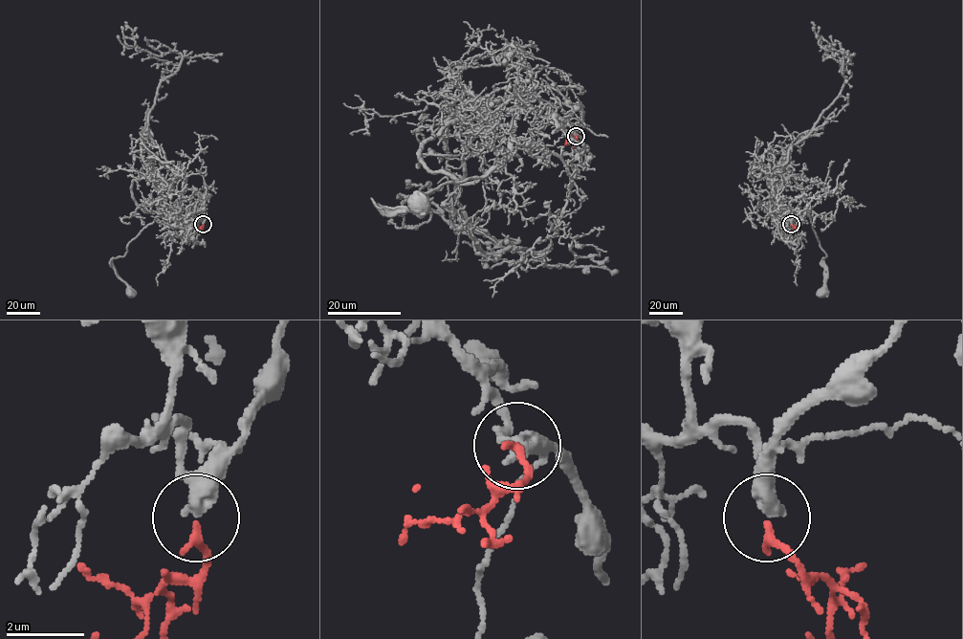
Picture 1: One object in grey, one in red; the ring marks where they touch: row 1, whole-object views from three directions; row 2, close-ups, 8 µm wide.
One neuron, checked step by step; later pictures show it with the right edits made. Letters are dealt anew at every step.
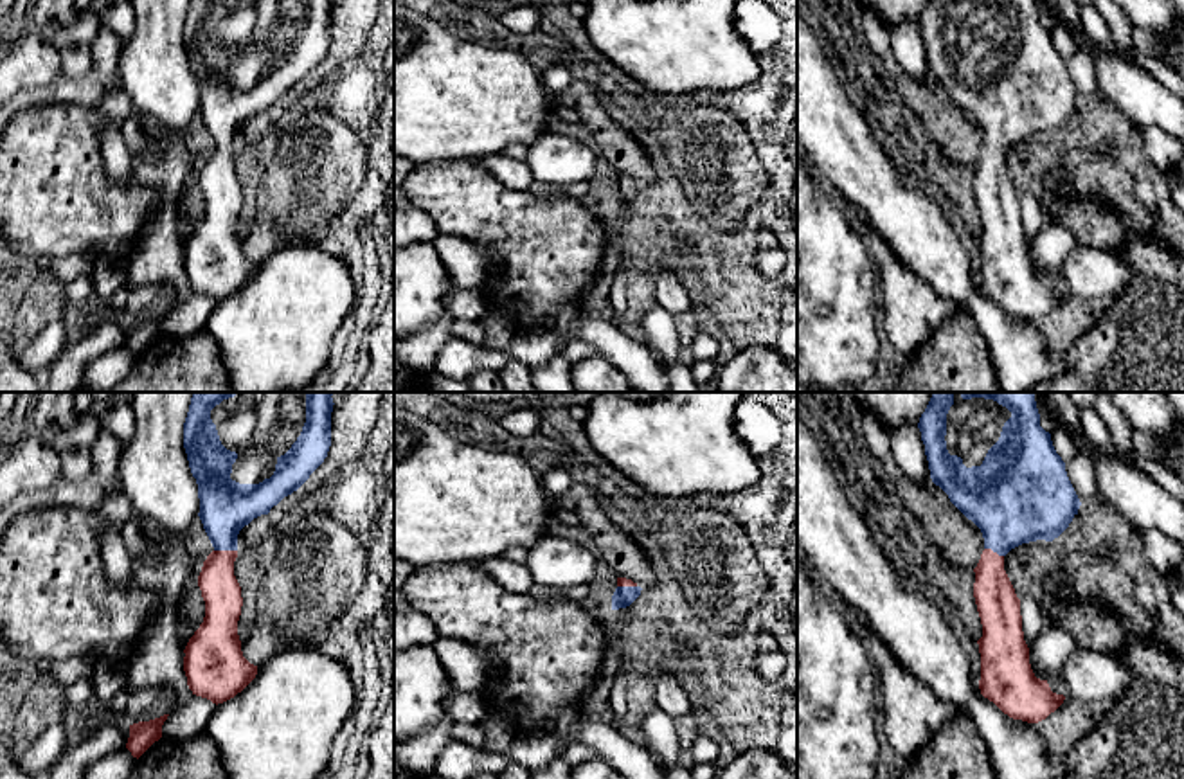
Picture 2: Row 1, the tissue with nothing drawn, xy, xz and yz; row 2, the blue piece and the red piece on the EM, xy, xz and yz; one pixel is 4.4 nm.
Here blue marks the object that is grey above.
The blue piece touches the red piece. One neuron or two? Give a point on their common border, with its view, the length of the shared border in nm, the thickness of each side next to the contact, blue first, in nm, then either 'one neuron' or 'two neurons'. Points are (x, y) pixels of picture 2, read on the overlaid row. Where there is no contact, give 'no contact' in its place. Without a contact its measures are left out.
contact xy (225, 549); length 100 nm; calibres 240 and 170 nm; one neuron

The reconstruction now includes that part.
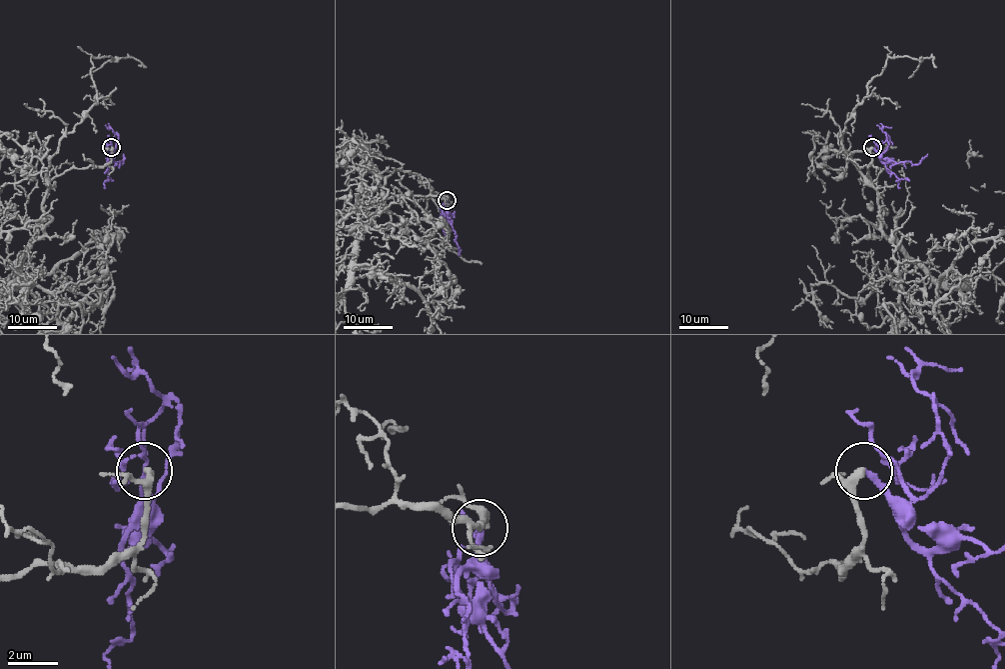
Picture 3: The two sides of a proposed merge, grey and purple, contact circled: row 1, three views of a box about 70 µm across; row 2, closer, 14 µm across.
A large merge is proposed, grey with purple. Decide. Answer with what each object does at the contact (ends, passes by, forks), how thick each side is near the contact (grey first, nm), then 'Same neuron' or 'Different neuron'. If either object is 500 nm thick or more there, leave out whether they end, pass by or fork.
At the ring grey passes by. At the ring purple ends. Thickness 240 nm (grey) against 220 nm. Same neuron

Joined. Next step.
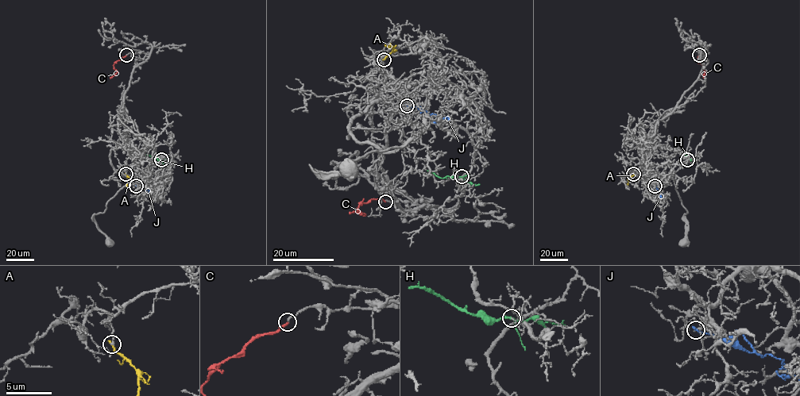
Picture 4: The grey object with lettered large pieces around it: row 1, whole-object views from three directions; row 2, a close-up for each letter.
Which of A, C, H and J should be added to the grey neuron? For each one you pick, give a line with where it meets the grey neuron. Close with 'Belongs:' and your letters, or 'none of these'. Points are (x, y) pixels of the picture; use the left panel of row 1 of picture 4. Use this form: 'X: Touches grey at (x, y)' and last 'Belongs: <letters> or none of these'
C: Touches grey at (126, 55)
Belongs: C

